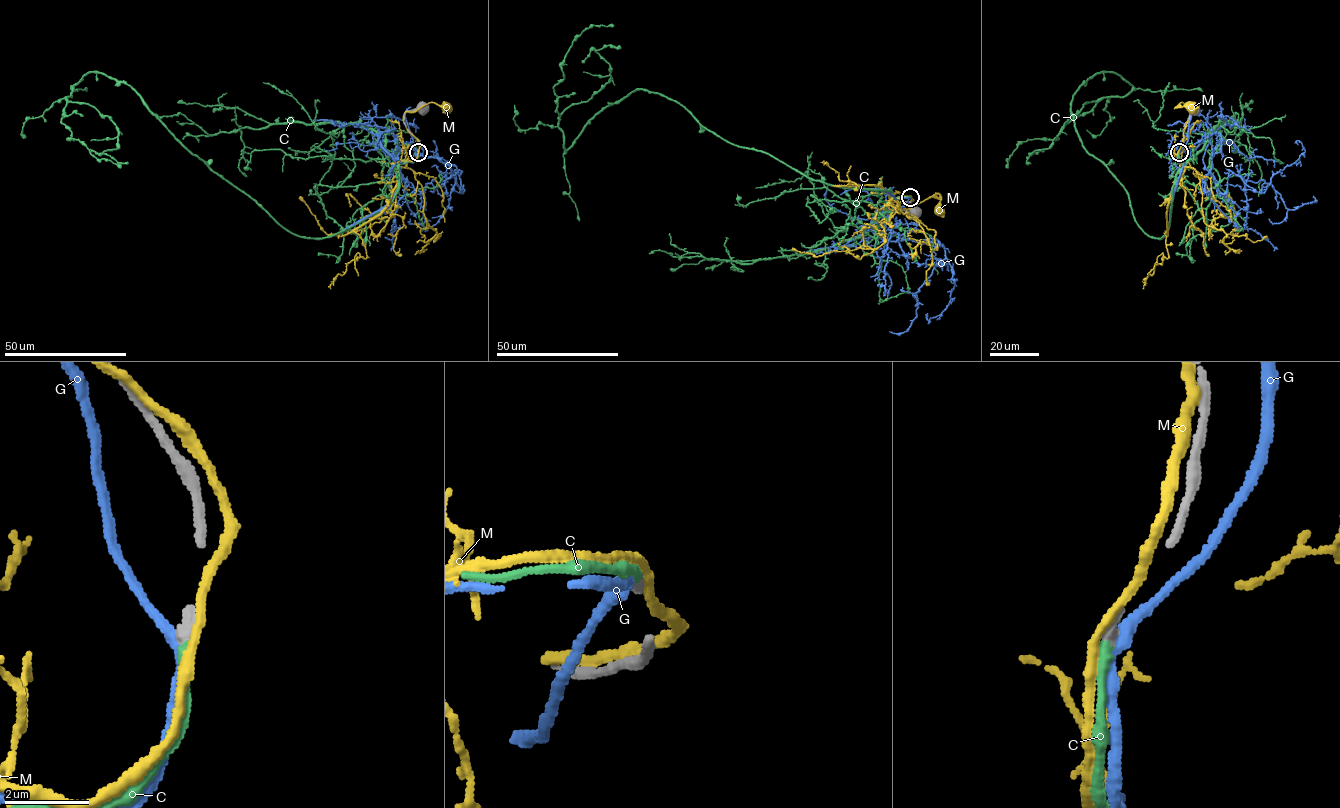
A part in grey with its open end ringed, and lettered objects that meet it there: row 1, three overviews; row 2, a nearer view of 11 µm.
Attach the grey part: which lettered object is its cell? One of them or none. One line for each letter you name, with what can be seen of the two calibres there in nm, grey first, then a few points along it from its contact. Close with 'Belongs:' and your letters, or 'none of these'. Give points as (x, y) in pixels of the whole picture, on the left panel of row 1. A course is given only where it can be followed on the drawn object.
C: 280 nm thick on the grey side, 280 nm on the other; it runs (418, 151), (383, 208), (302, 237), (193, 154), (128, 85), (89, 72), (61, 121), (69, 140), (121, 167)
Belongs: C

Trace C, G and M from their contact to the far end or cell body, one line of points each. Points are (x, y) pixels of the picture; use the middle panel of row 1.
C: (910, 197), (810, 179), (647, 90), (604, 107), (566, 151), (553, 88), (561, 62), (583, 30), (613, 25)
G: (910, 197), (889, 202), (871, 229), (889, 240), (941, 244), (945, 258), (916, 293), (910, 326), (889, 331)
M: (911, 197), (912, 200), (900, 202), (896, 209), (909, 209), (936, 196), (940, 200), (940, 210)

